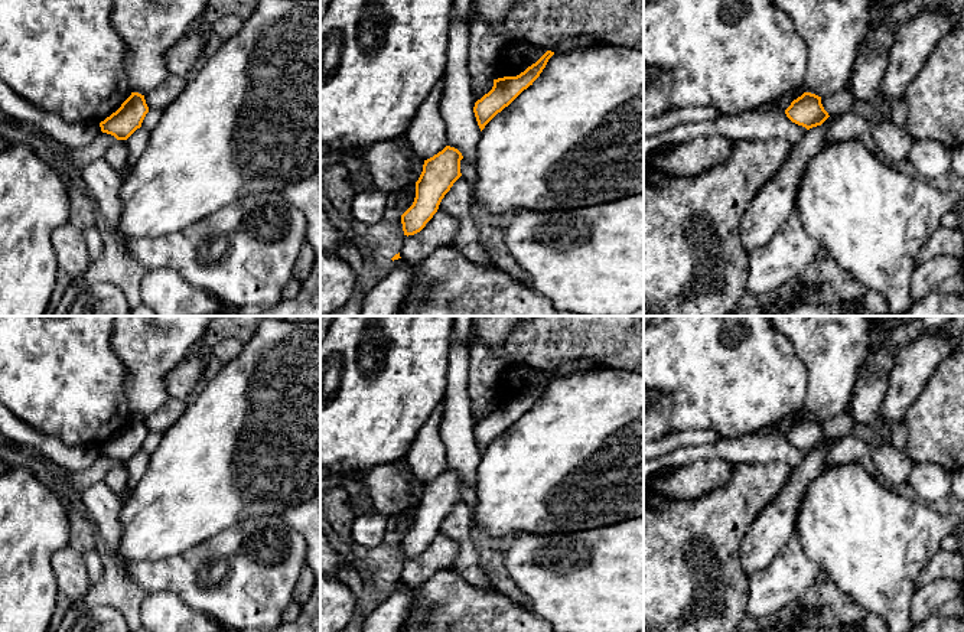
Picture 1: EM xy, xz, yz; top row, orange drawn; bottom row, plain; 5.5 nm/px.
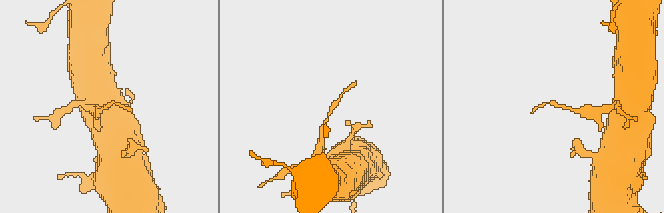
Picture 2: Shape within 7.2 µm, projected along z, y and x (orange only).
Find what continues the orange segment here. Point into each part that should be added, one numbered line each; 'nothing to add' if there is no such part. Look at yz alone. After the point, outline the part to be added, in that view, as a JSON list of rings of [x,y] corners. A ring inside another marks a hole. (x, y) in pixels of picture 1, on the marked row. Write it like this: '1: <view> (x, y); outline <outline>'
nothing to add

